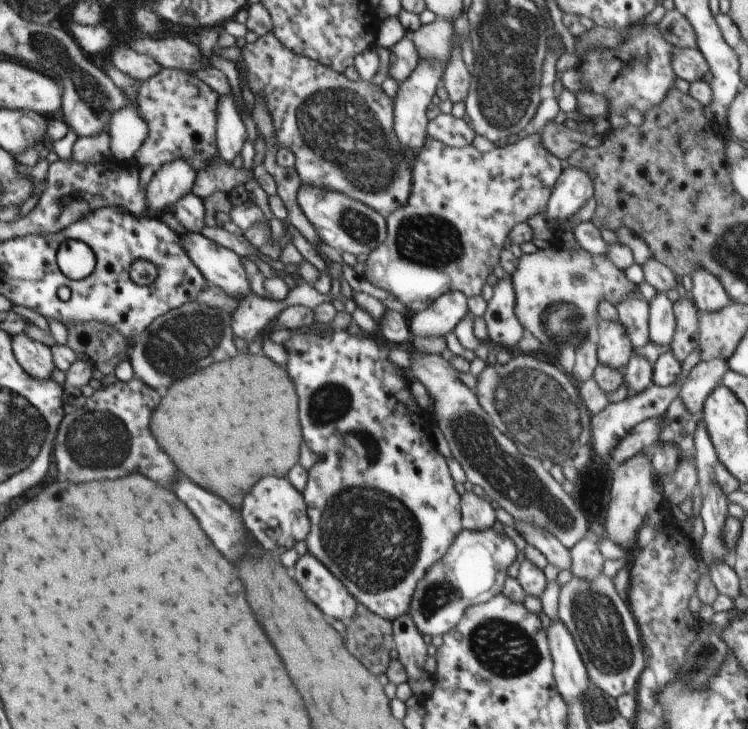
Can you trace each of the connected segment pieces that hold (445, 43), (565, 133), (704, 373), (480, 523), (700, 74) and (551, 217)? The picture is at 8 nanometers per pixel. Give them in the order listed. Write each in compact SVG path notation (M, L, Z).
M437 17L410 33L422 61L437 61L445 66L453 49L453 21Z
M554 120L550 121L540 133L546 150L560 160L568 158L590 138L586 132L568 128L565 123L558 124Z
M727 360L700 361L689 372L678 397L688 412L702 413L706 397L721 384L722 377L731 370Z
M466 491L461 496L461 523L464 529L487 529L496 522L495 509L490 505L489 498Z
M674 47L672 62L676 76L687 80L690 84L696 81L710 83L712 80L708 61L698 49Z
M569 165L561 172L548 199L547 214L544 215L547 222L558 222L560 229L566 230L568 219L592 198L594 192L595 184L588 173Z

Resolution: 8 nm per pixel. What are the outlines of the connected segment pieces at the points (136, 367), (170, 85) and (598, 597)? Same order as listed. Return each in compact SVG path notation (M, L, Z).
M190 301L169 310L160 318L155 318L150 326L137 336L136 342L130 348L129 362L132 364L133 376L139 378L144 384L148 384L150 388L168 388L170 384L174 384L174 380L180 380L180 376L191 376L191 372L196 372L212 362L220 362L230 356L236 356L234 334L230 326L231 315L216 307L209 307L198 301Z
M162 69L157 75L142 81L135 96L137 109L149 126L147 140L136 151L134 162L140 168L153 166L157 171L163 164L182 159L198 172L219 156L217 147L216 104L220 100L206 82L182 69Z
M603 572L599 577L591 581L573 576L561 588L558 608L559 620L568 627L570 634L574 637L580 656L589 674L590 684L598 687L614 700L625 694L636 695L640 675L647 666L642 653L644 646L640 629L631 608L626 600L620 598L613 580L606 577Z

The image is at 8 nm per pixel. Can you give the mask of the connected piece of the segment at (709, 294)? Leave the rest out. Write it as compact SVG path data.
M702 268L692 272L694 304L699 311L715 313L722 310L730 298L723 284L711 273Z

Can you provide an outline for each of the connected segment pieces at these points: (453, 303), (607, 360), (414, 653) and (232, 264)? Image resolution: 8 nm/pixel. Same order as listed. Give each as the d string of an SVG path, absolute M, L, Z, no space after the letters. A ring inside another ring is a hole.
M448 291L408 319L412 336L444 337L466 316L467 297L460 291Z
M600 320L597 330L599 334L598 362L613 369L624 370L633 355L634 349L625 326L618 321Z
M409 613L393 620L393 644L404 665L408 680L420 678L428 655L428 645Z
M188 232L180 235L182 248L190 257L190 260L196 265L196 268L204 275L208 284L220 287L227 295L237 298L240 302L251 290L250 278L246 277L246 271L240 257L232 249L217 244L216 242L208 239L202 233Z

